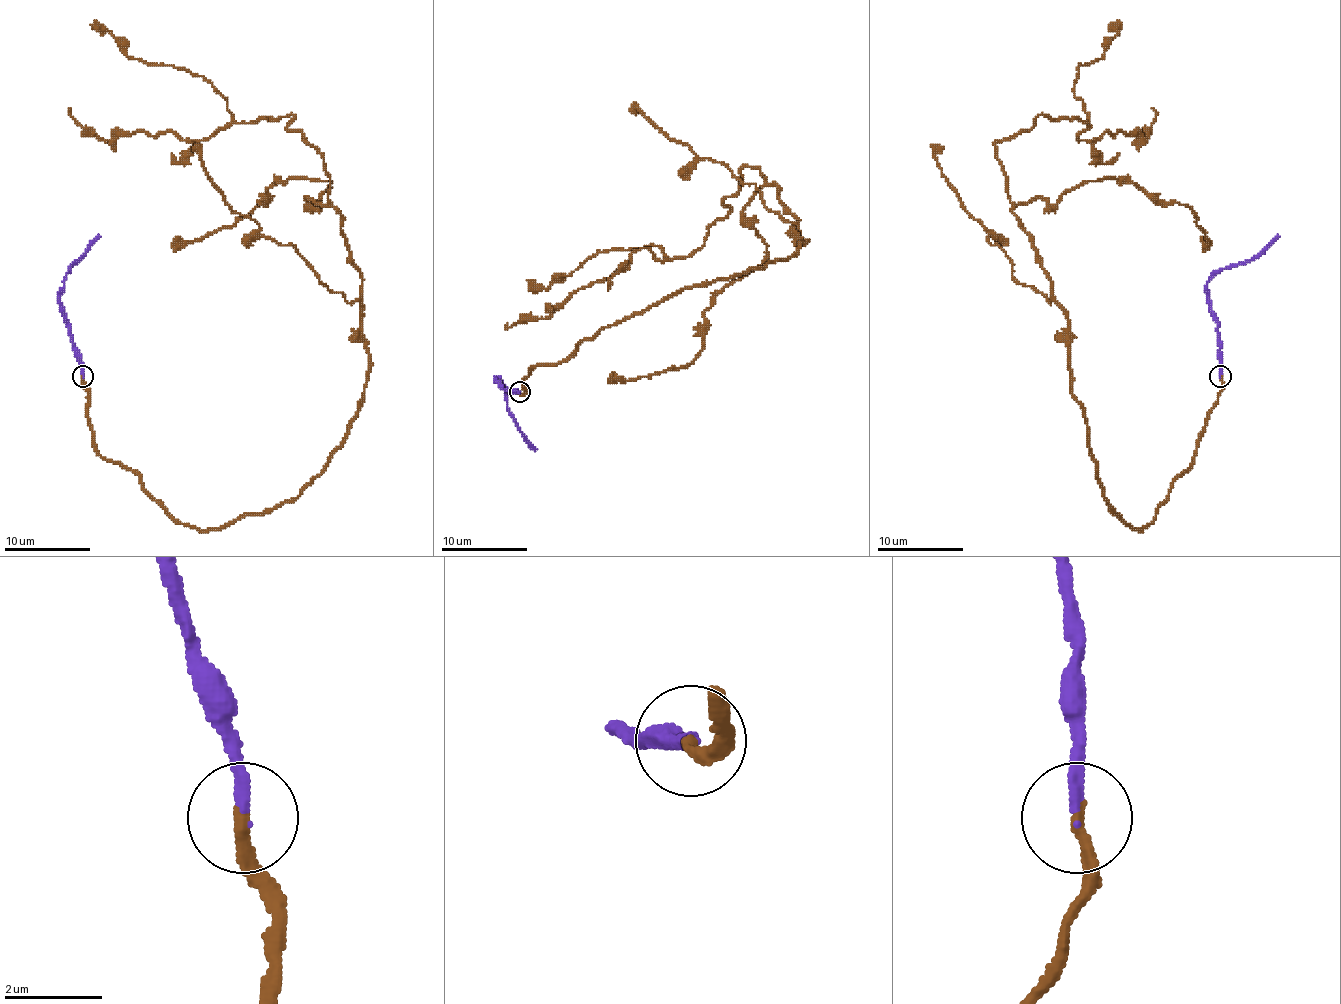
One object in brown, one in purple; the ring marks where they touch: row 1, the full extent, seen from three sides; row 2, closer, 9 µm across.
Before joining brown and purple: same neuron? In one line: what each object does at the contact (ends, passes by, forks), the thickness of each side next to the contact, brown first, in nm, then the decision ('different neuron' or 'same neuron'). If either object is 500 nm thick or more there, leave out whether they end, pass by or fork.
brown ends there; purple ends there; 240 nm thick on the brown side, 240 nm on the other; same neuron

